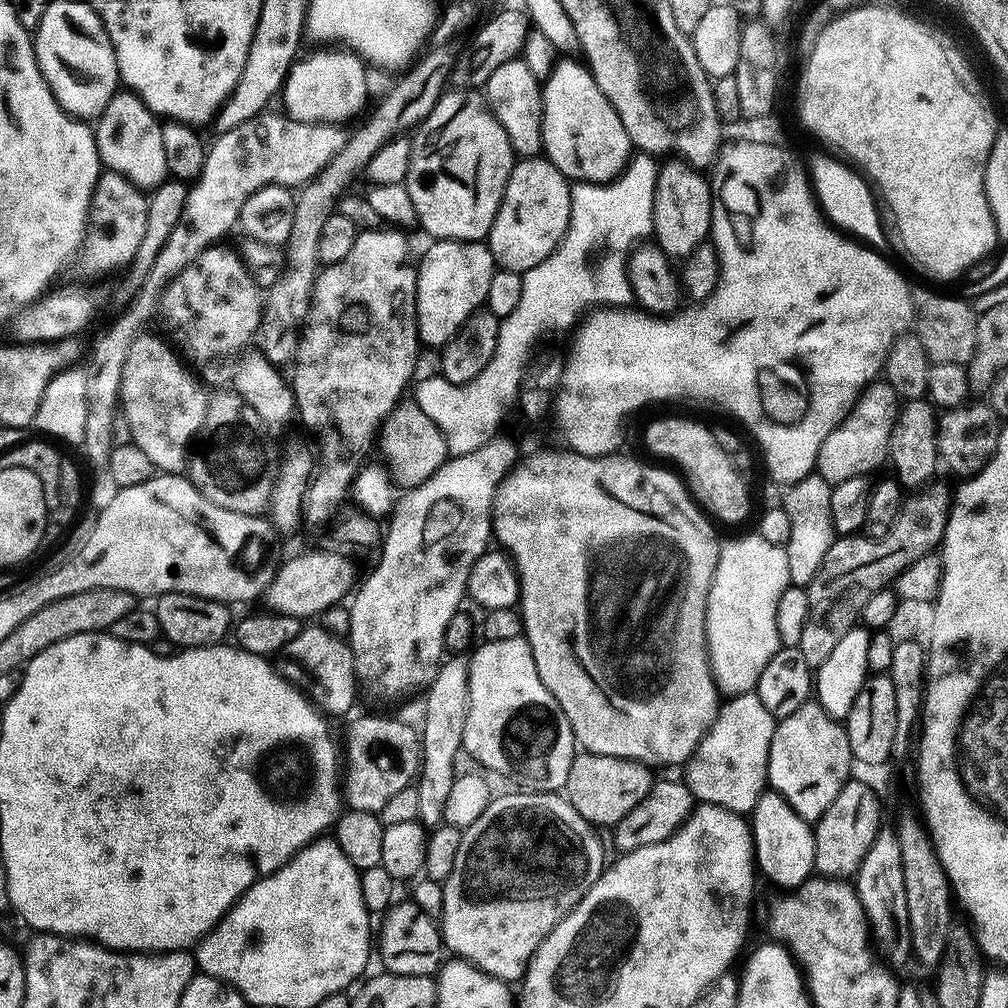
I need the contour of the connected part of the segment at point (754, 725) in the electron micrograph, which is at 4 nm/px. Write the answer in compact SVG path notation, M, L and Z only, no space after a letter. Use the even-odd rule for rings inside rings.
M754 692L731 697L724 703L699 746L685 761L682 779L693 799L721 805L731 812L748 814L768 784L769 748L776 718Z

